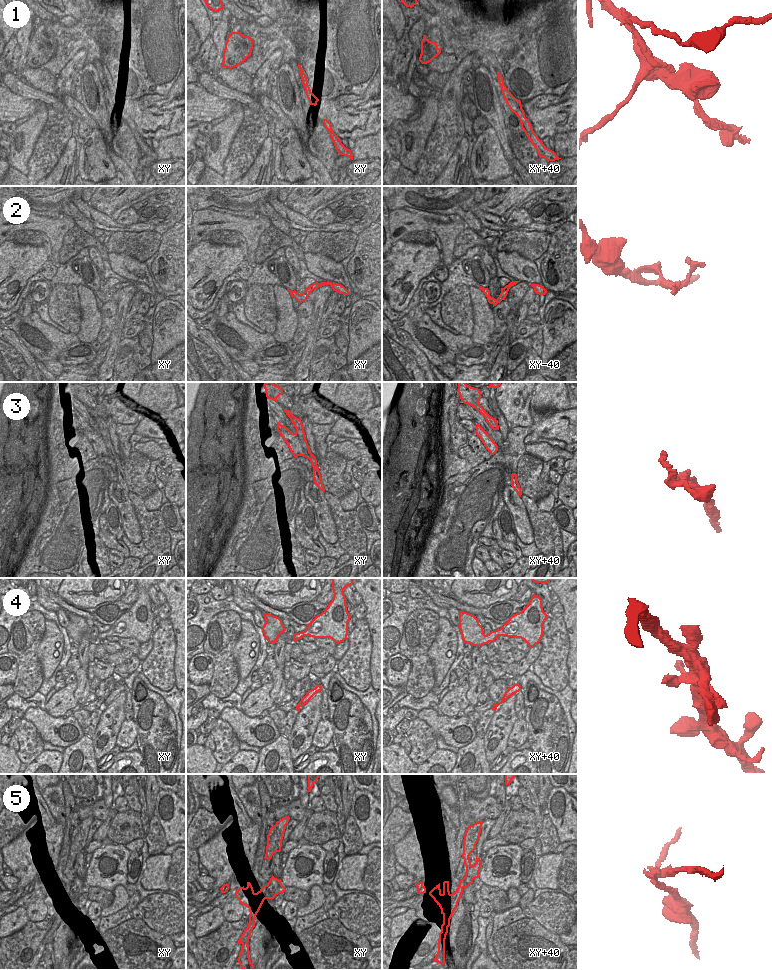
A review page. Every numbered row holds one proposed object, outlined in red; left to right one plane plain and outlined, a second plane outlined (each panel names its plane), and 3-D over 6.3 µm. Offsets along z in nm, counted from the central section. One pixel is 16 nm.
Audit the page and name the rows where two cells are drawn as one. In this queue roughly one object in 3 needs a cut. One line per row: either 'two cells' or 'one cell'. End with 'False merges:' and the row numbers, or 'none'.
1: two cells
2: one cell
3: two cells
4: one cell
5: two cells
False merges: 1, 3, 5

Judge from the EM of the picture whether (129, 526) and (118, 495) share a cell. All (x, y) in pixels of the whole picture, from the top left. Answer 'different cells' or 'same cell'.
same cell

